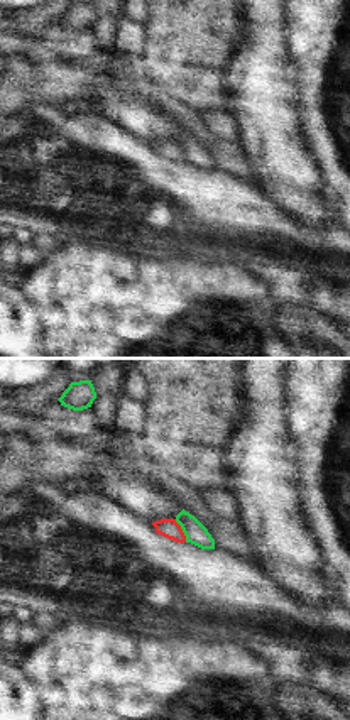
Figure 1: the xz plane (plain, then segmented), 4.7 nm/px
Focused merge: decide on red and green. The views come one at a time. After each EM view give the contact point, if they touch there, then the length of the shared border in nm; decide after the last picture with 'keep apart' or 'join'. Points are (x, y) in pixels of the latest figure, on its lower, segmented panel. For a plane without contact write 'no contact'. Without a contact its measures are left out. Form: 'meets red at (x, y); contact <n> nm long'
meets red at (181, 531); contact 130 nm long

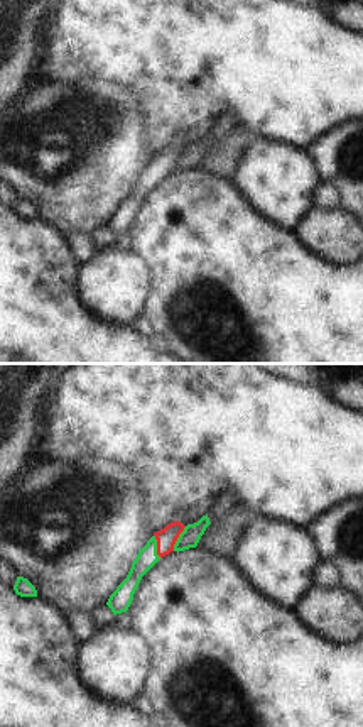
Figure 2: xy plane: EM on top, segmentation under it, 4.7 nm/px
meets red at (178, 536); contact 140 nm long

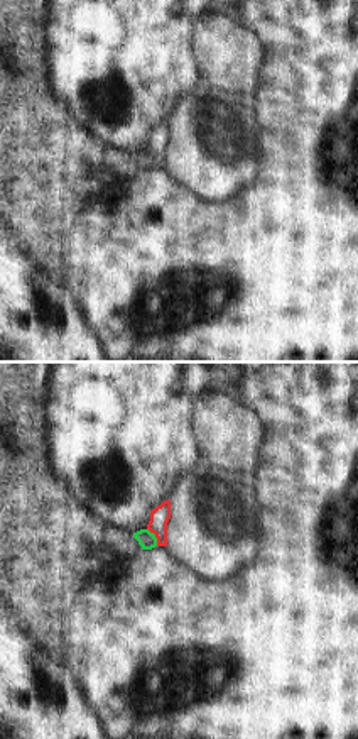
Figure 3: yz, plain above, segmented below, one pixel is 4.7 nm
meets red at (156, 536); contact 100 nm long

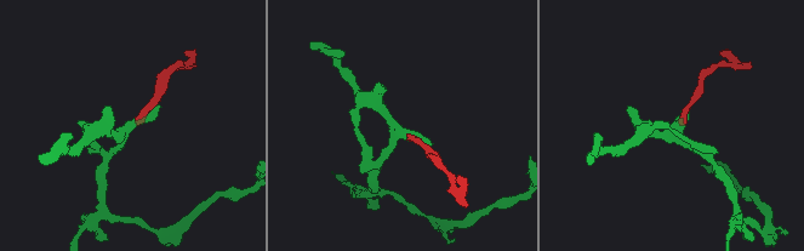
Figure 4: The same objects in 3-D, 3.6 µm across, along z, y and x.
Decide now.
join

